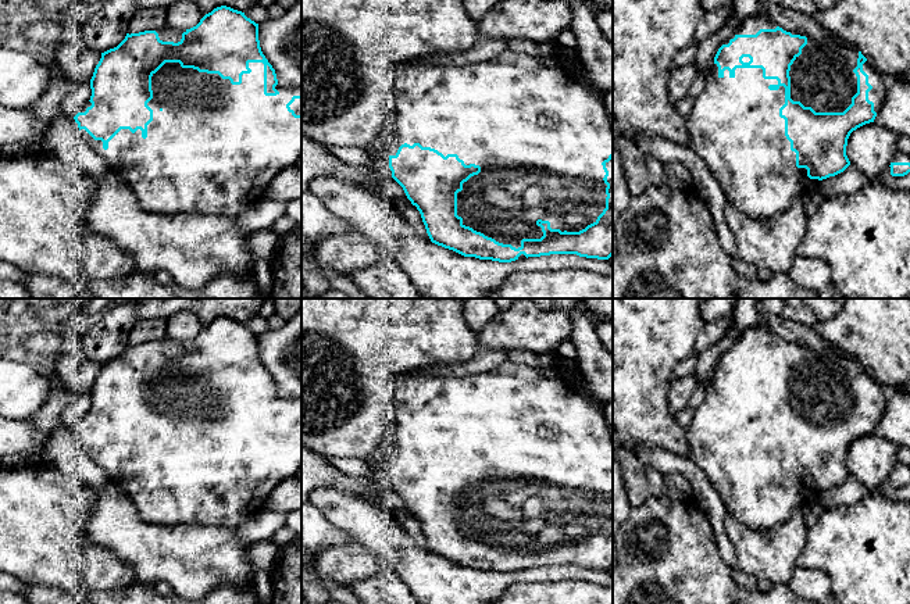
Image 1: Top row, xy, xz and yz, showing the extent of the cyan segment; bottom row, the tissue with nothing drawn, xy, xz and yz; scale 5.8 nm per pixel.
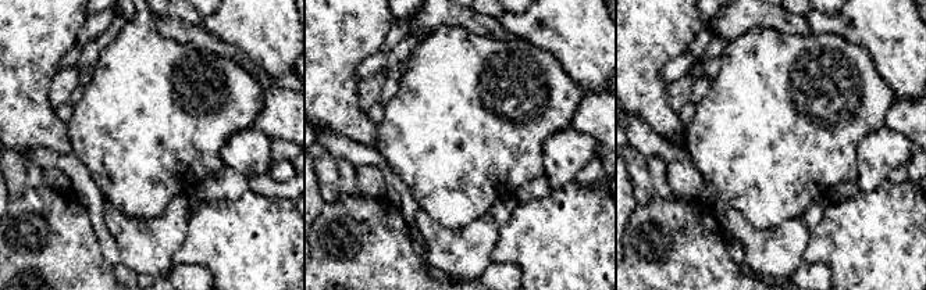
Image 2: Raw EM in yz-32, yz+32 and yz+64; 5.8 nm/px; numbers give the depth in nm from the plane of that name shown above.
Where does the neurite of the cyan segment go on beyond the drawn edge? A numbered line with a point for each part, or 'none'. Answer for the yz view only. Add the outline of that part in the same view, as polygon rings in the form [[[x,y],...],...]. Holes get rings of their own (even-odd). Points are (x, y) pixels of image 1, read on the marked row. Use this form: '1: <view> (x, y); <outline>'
1: yz (735, 128); [[[713,62],[704,90],[693,100],[692,112],[686,118],[690,149],[707,165],[727,200],[754,219],[777,217],[796,197],[814,194],[818,183],[818,179],[807,176],[806,168],[796,167],[796,153],[791,150],[791,142],[785,136],[785,119],[779,117],[779,108],[785,104],[785,87],[770,90],[770,85],[778,85],[778,81],[764,79],[761,68],[736,68],[734,78],[725,69],[724,76],[720,78],[718,67]]]

